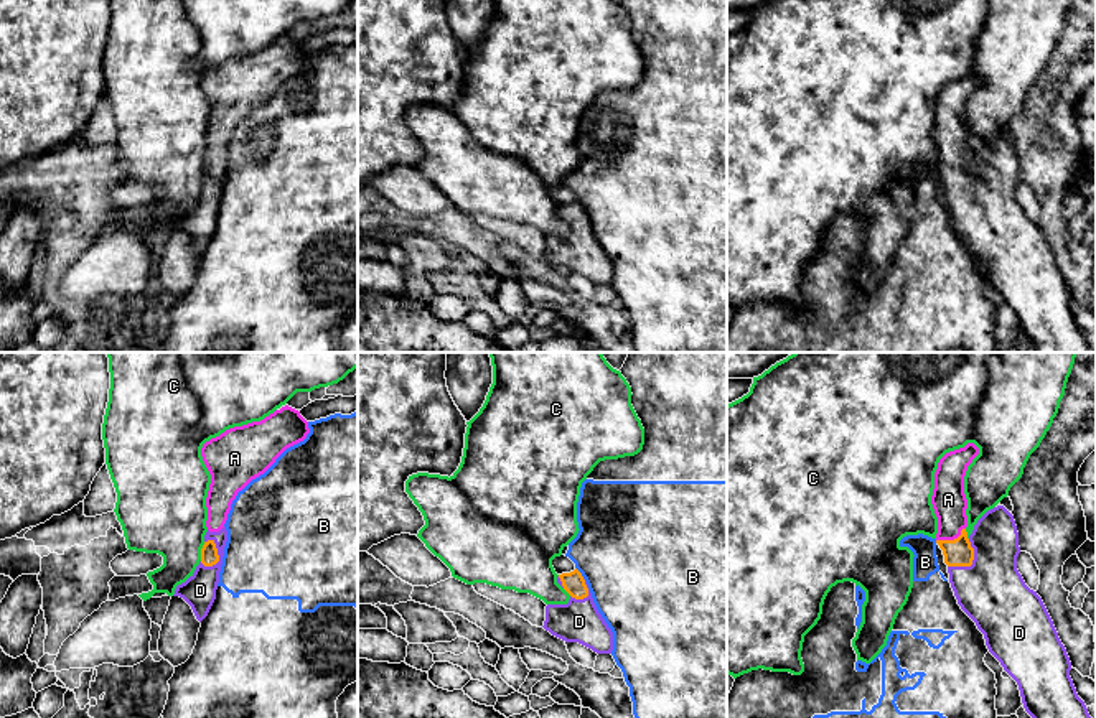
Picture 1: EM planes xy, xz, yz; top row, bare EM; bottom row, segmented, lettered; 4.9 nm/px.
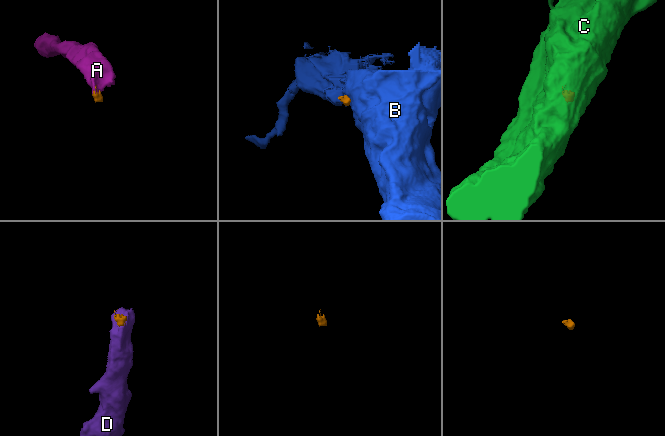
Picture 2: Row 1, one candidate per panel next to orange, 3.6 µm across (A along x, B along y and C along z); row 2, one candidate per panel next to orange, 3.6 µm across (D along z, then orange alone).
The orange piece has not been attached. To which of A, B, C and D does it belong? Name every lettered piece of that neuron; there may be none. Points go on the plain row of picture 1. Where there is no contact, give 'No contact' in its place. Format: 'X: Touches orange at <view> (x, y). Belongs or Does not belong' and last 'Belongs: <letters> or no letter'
A: Touches orange at yz (951, 172). Belongs
B: Touches orange at xz (579, 203). Does not belong
C: Touches orange at xy (201, 183). Does not belong
D: Touches orange at yz (971, 195). Belongs
Belongs: A, D

